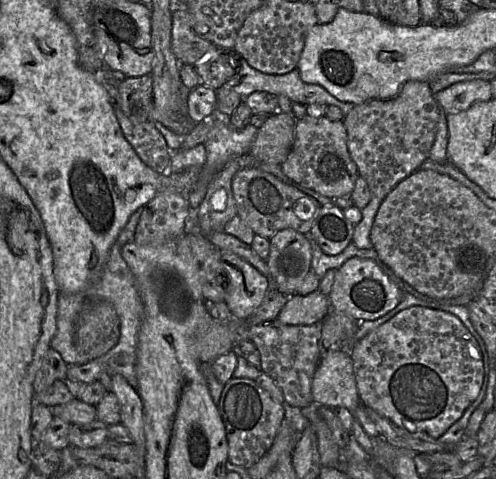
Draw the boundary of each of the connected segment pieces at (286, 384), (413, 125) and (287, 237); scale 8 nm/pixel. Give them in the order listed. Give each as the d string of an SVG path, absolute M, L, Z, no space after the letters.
M276 319L247 329L247 340L254 343L260 354L261 371L274 380L281 389L285 402L291 406L304 408L313 402L311 386L321 358L320 337L320 324L288 325Z
M410 80L395 97L355 105L344 116L348 150L372 197L384 199L399 182L421 168L435 141L440 114L429 82Z
M284 229L269 239L270 251L266 260L274 288L289 297L296 293L308 272L311 270L311 247L305 235L293 230Z

